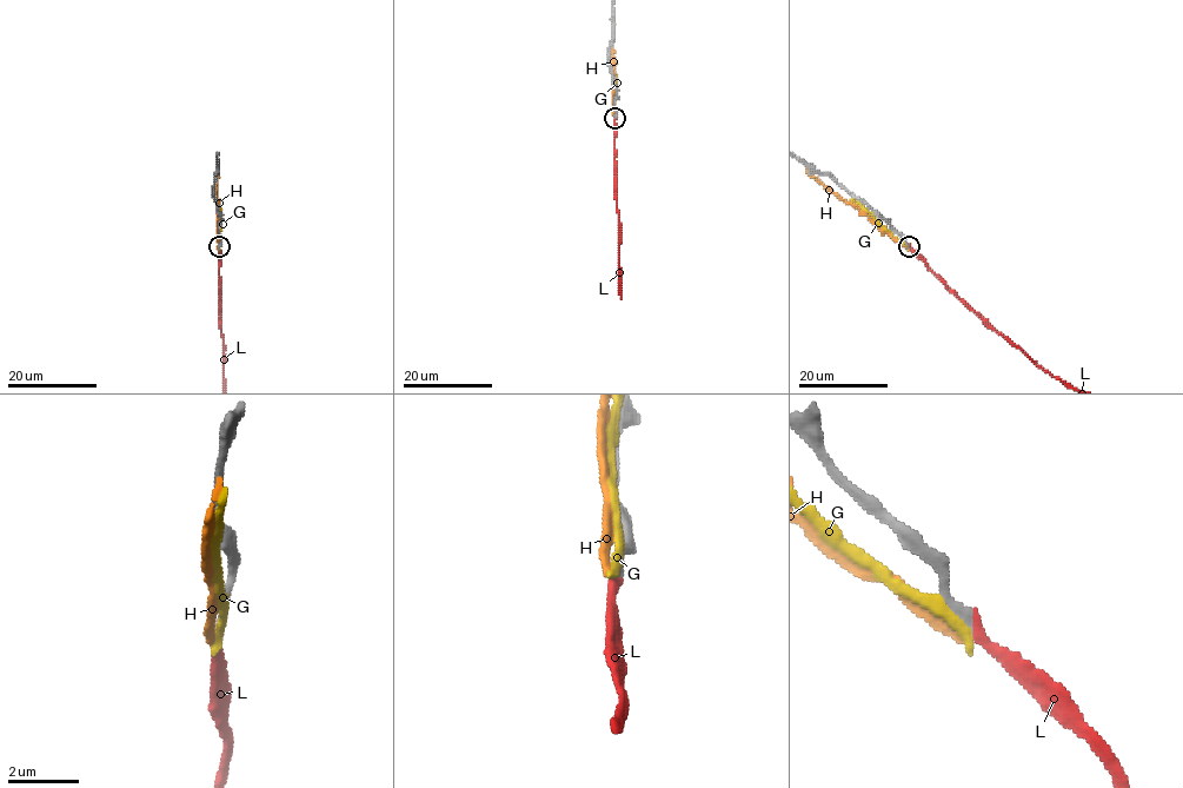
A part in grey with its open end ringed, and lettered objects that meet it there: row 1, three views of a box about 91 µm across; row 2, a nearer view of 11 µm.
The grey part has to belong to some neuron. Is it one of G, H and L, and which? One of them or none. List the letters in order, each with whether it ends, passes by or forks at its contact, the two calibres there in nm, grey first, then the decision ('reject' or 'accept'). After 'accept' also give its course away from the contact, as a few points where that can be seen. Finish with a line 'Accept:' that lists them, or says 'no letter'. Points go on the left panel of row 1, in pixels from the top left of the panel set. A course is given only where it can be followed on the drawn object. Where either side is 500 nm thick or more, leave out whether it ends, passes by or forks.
G: it ends | 280/360 nm | reject
H: it ends | 240/280 nm | reject
L: it ends | 240/280 nm | accept
Accept: L

